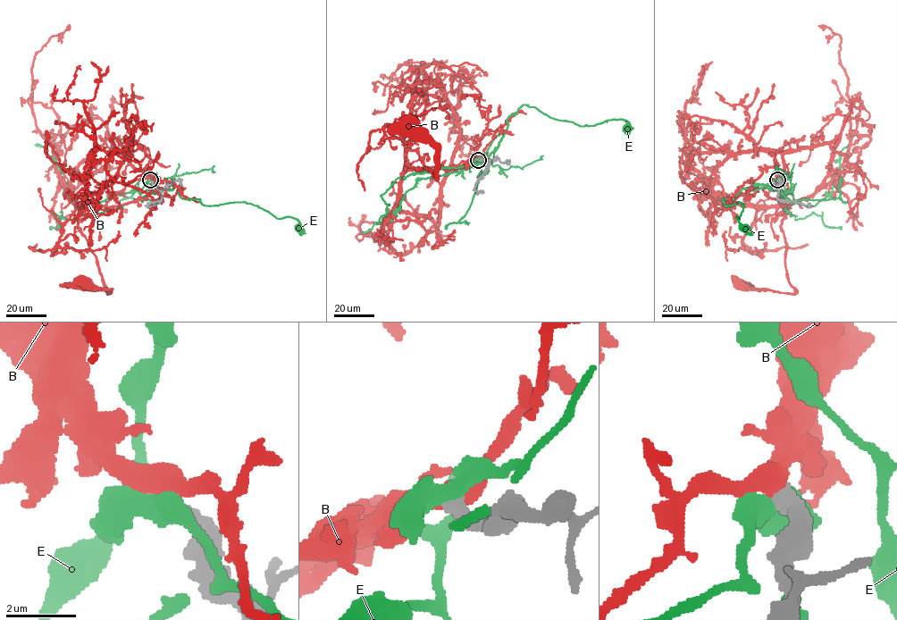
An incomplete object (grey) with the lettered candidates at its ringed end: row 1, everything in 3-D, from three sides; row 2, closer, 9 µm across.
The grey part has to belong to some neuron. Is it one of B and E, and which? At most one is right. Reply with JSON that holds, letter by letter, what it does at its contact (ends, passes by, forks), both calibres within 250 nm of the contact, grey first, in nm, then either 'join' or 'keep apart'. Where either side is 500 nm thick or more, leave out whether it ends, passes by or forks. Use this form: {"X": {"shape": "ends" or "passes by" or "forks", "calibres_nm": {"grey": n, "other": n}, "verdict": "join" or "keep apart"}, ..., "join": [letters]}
{"B": {"calibres_nm": {"grey": 440, "other": 550}, "verdict": "join"}, "E": {"calibres_nm": {"grey": 440, "other": 550}, "verdict": "keep apart"}, "join": ["B"]}

